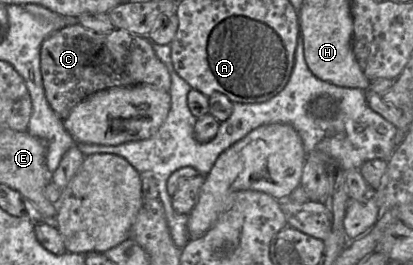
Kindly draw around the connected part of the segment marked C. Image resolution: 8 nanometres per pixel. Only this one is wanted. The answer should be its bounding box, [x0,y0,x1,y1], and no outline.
[40,24,170,120]

